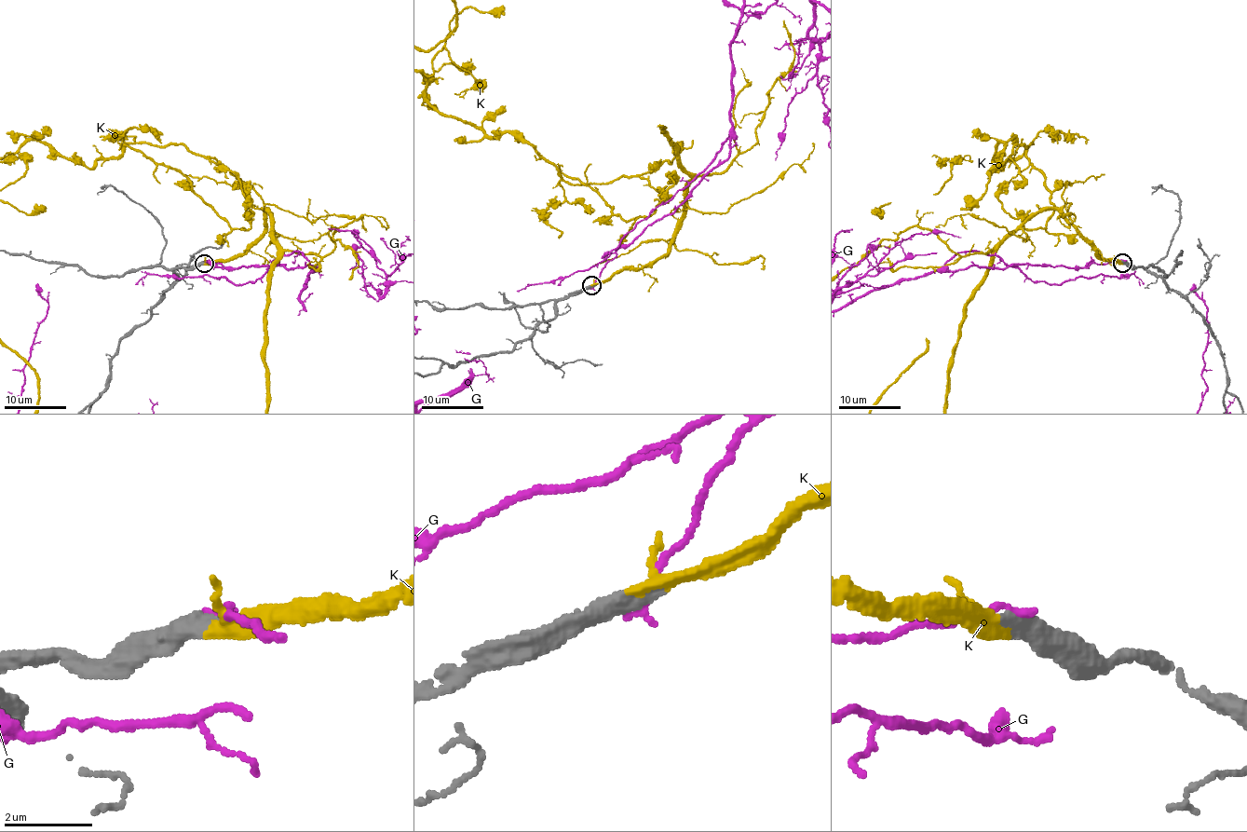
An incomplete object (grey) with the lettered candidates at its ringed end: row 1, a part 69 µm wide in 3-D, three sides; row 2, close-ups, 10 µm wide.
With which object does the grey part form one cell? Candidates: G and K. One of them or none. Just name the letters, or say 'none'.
K

